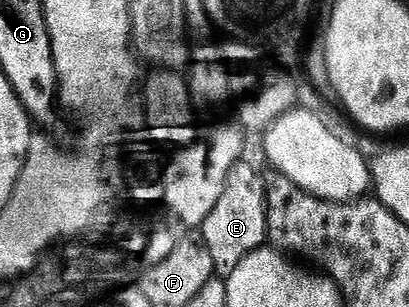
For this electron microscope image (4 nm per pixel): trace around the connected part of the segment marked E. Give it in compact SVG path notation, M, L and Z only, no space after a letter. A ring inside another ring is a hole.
M241 161L230 169L226 177L226 189L218 197L218 205L206 217L202 228L202 238L206 249L210 249L210 258L214 260L216 275L227 277L242 265L242 261L259 247L265 246L268 237L266 221L266 197L264 196L265 176L256 172L256 167L249 161Z

